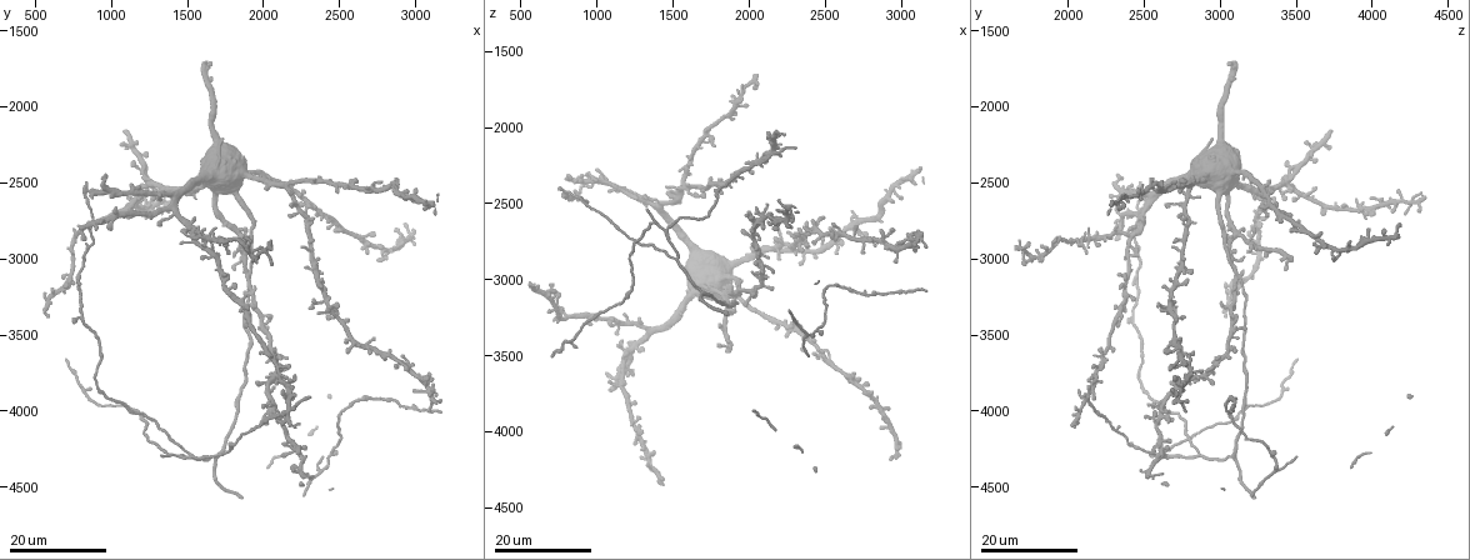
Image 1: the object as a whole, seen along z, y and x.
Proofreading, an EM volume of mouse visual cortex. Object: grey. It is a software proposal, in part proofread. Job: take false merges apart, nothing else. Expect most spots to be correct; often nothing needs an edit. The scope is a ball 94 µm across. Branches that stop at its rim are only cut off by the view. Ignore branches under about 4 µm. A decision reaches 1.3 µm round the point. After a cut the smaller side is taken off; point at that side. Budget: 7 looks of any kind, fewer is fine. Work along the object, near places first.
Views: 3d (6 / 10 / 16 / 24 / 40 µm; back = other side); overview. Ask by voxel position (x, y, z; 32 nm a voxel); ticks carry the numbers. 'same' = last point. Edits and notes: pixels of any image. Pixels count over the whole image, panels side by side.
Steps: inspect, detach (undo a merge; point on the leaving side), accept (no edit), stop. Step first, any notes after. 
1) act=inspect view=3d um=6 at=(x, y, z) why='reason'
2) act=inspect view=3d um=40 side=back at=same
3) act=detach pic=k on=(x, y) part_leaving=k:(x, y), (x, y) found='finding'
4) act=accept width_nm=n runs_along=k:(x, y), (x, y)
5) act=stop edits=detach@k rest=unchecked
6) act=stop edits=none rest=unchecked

act=inspect view=3d um=16 at=(1900, 3140, 3100) why='four arms meet'

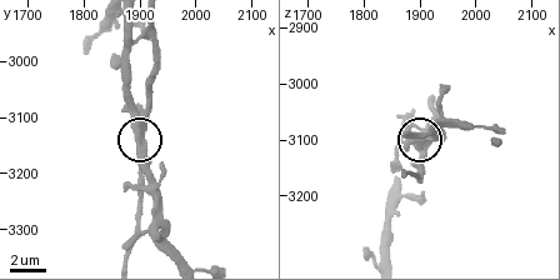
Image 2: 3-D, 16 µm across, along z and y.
act=inspect view=3d um=10 at=(1905, 3120, 3125)

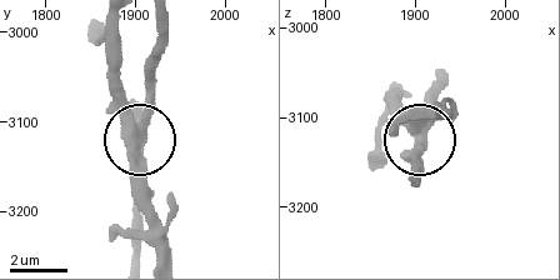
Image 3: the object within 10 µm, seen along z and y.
act=accept arms=4 runs_along=3:(119, 25), (119, 111), (140, 146), (140, 201) found='one neuron here'

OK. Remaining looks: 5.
act=inspect view=3d um=24 at=(1540, 4280, 2880)

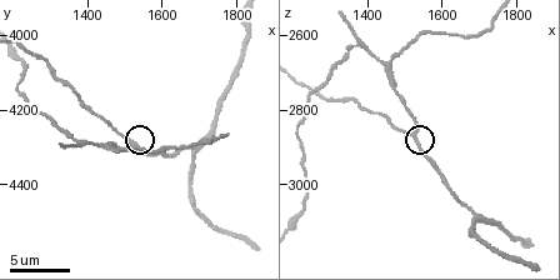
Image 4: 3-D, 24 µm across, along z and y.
act=inspect view=3d um=6 at=(1520, 4290, 2860) why='closer look'

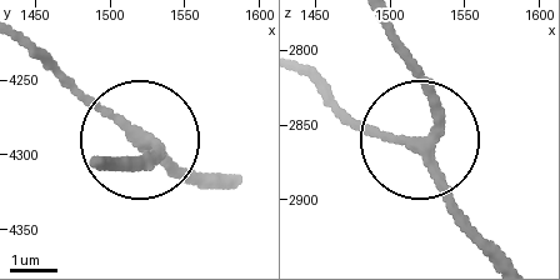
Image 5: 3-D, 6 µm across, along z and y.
act=accept width_nm=210 runs_along=5:(226, 184), (150, 144), (143, 160), (106, 173) found='all the same neuron'

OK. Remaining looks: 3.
act=inspect view=3d um=24 at=(1100, 3980, 2640) why='thick turns thin'

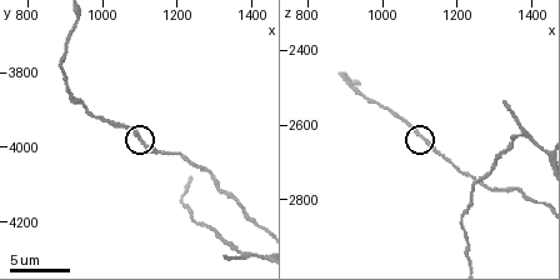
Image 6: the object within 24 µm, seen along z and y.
act=inspect view=3d um=10 at=(1100, 3990, 2640) why='zoom in'

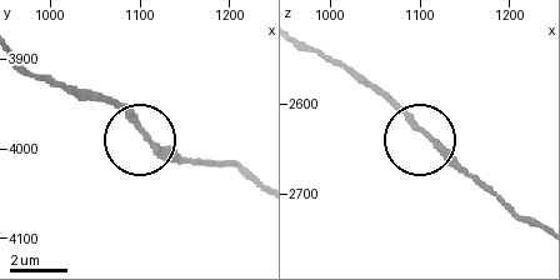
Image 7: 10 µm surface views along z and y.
act=accept width_nm=200 runs_along=7:(253, 181), (224, 163), (166, 160), (104, 94) found='continuous, no second neuron'

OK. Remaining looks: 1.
act=stop edits=none rest=unchecked

